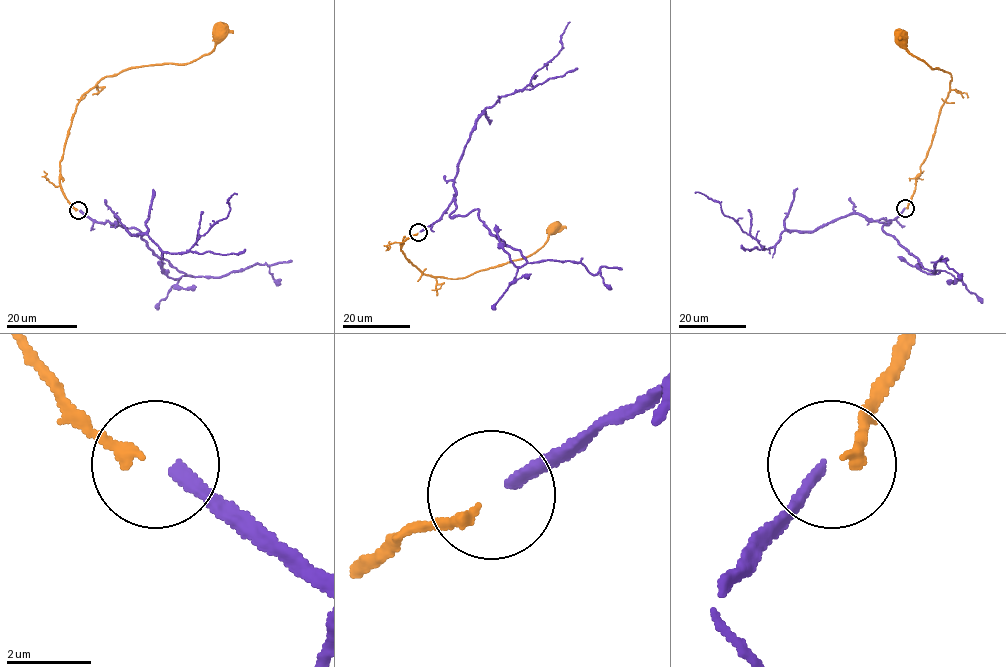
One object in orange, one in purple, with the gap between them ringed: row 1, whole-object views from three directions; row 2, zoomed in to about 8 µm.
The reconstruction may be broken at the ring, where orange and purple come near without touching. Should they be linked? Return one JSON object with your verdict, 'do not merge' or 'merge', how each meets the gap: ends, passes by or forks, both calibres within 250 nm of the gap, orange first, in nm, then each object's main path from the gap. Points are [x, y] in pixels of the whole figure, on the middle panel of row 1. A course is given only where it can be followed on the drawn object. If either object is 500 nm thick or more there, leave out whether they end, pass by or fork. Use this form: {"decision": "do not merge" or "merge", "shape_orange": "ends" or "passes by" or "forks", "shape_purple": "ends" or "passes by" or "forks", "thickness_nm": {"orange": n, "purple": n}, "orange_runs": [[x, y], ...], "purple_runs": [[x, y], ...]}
{"decision": "do not merge", "shape_orange": "ends", "shape_purple": "ends", "thickness_nm": {"orange": 280, "purple": 280}, "orange_runs": [[417, 233], [401, 243], [408, 260], [424, 274], [461, 278], [525, 258], [540, 248], [552, 227]], "purple_runs": [[420, 231], [439, 219], [452, 199], [458, 161], [483, 111], [530, 82], [563, 48], [561, 35], [570, 22]]}

